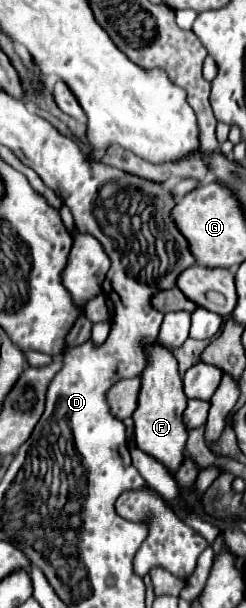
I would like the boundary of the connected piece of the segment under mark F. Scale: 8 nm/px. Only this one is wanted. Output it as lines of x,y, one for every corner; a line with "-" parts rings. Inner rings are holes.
160,342
148,344
146,366
140,374
140,380
142,380
142,386
140,386
140,396
138,396
138,408
132,414
134,428
136,428
136,444
140,450
148,452
156,460
160,460
170,472
174,472
184,460
184,446
188,438
188,430
182,422
182,412
186,408
188,398
182,392
178,360

